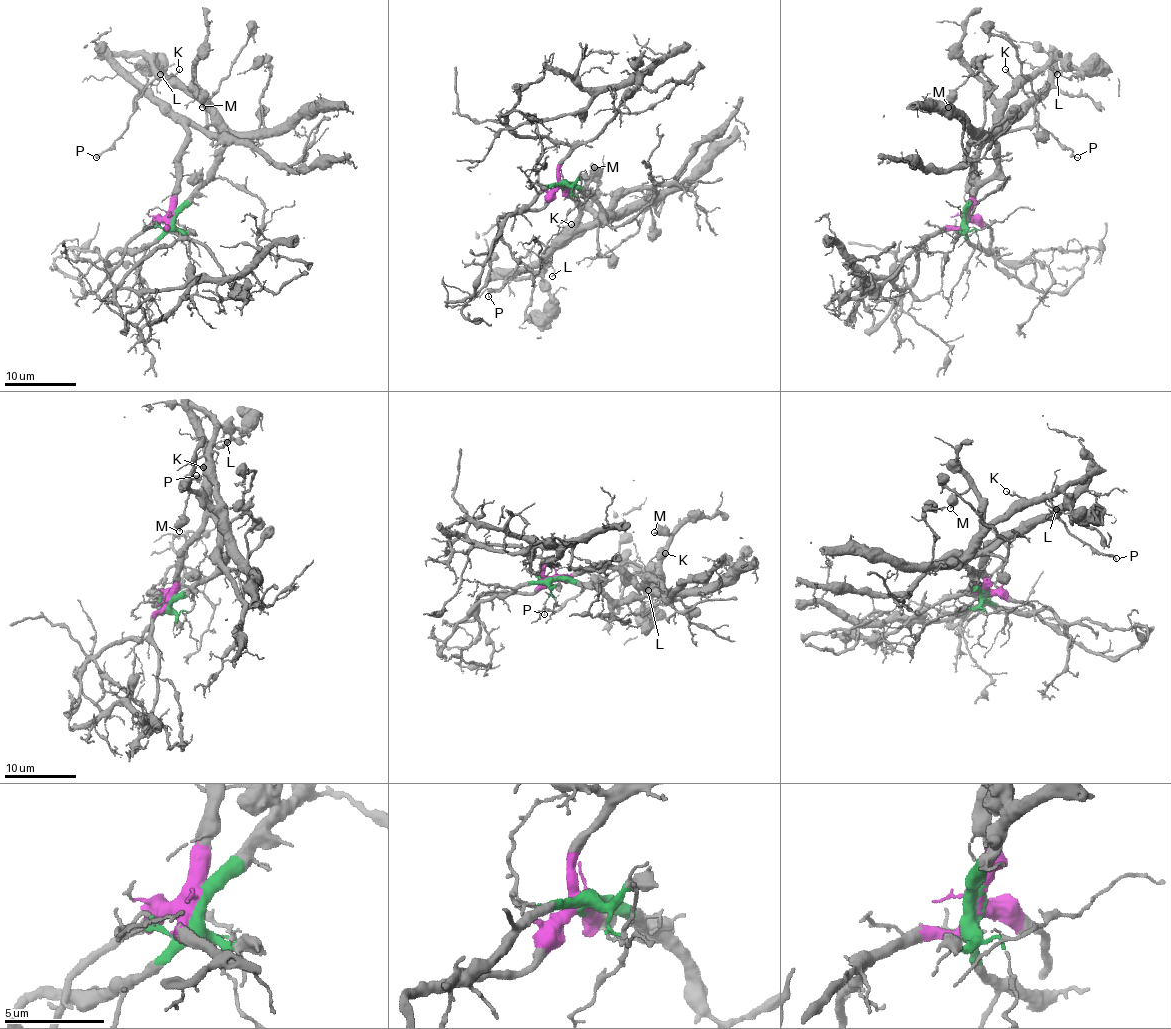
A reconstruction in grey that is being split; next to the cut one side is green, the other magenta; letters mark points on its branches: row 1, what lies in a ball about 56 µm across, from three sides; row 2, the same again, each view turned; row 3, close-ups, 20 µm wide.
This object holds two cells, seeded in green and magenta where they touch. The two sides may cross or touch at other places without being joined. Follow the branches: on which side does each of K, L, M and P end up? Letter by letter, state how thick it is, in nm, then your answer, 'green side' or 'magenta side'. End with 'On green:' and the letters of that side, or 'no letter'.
K: 100 nm thick; green side
L: 150 nm thick; green side
M: 300 nm thick; green side
P: 260 nm thick; magenta side
On green: K, L, M

